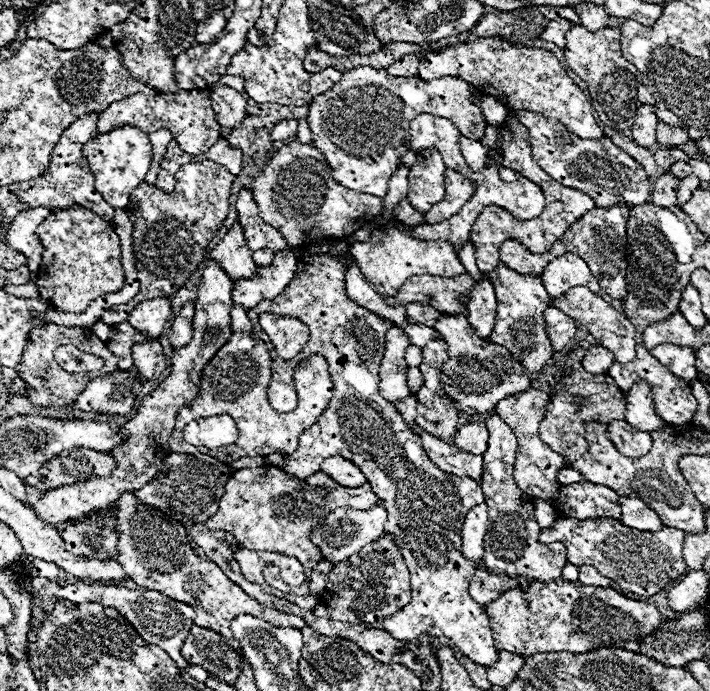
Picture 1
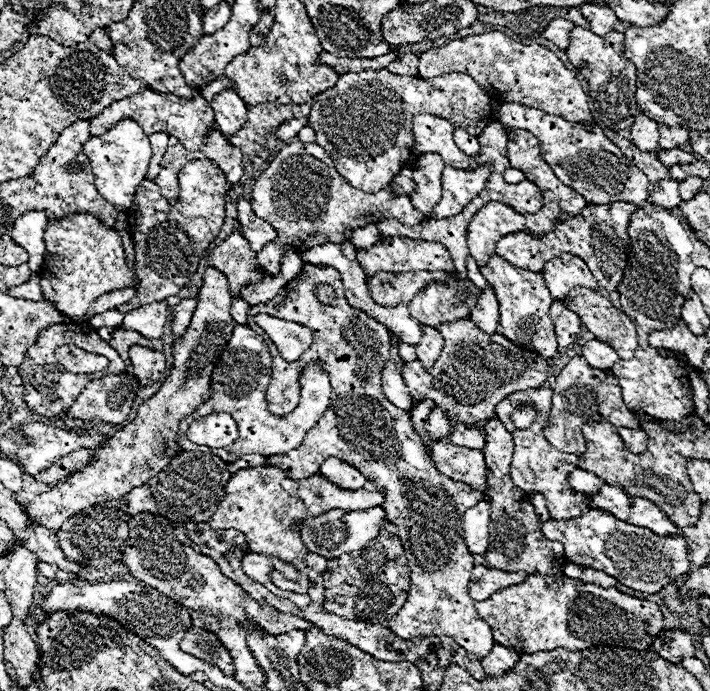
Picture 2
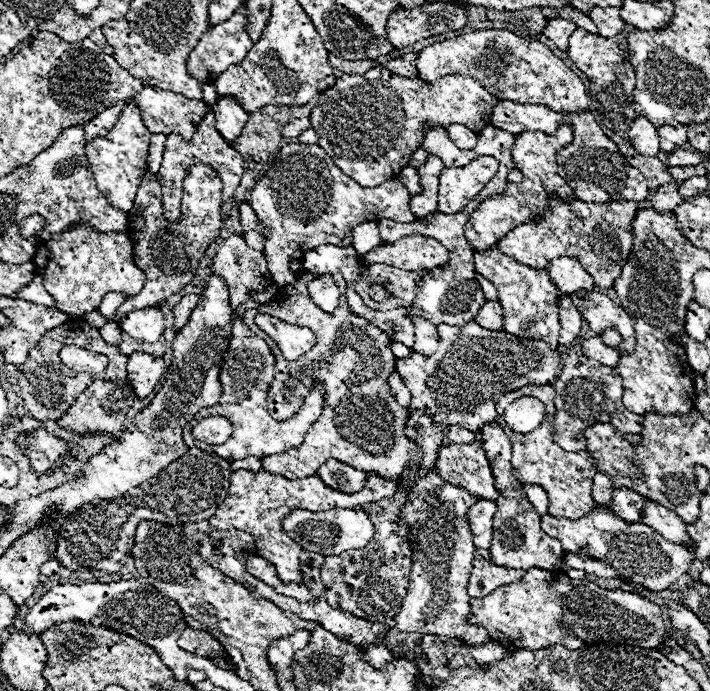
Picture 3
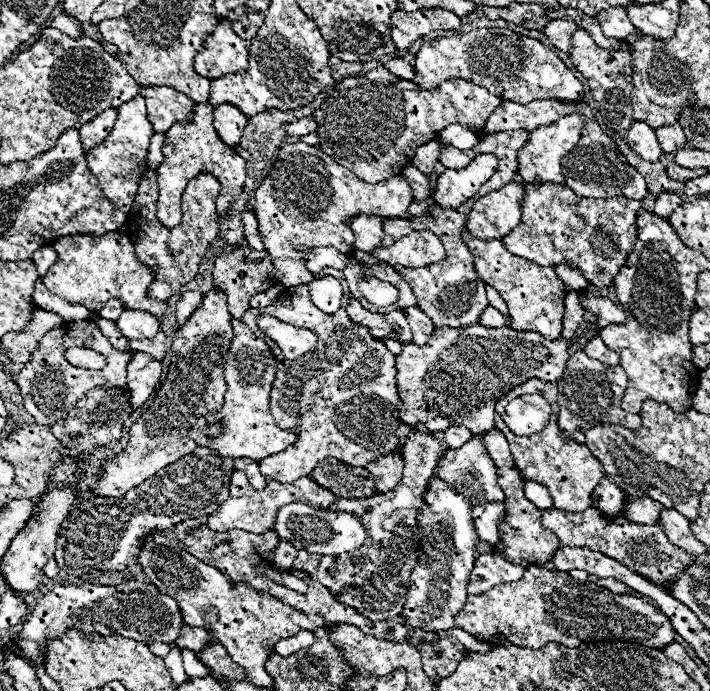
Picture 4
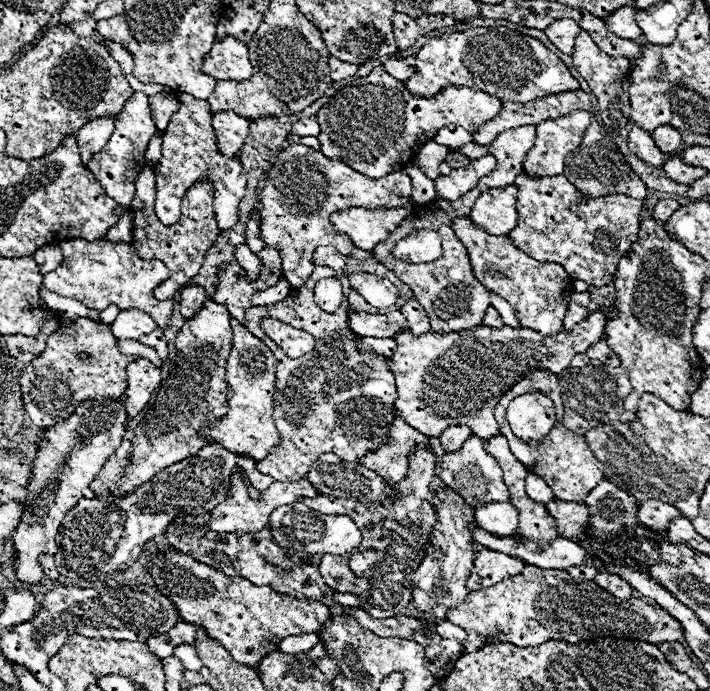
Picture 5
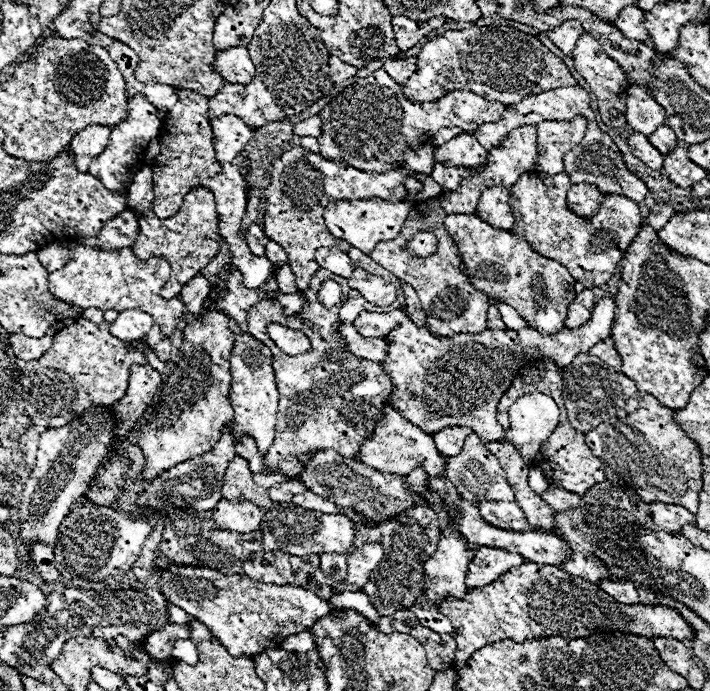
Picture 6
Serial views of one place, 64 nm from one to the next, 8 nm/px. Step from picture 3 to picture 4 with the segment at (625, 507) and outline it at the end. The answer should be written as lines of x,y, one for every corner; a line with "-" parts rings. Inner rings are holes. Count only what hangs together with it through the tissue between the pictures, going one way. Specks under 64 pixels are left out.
628,498
626,518
636,524
658,524
662,508
664,506
652,498

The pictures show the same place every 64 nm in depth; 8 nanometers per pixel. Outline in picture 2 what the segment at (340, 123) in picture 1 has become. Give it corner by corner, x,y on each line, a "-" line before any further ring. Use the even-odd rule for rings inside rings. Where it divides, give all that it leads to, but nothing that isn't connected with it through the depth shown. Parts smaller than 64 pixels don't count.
364,70
358,74
342,74
334,88
318,94
308,116
308,126
316,132
316,144
320,144
328,152
328,156
336,164
336,170
346,180
350,180
354,188
360,188
364,192
376,192
388,182
392,182
394,174
398,174
410,158
414,150
412,120
418,114
434,114
432,100
438,100
438,116
450,120
460,128
466,128
474,136
480,136
486,124
492,122
492,98
466,74
446,74
434,80
422,80
418,76
394,76
388,70

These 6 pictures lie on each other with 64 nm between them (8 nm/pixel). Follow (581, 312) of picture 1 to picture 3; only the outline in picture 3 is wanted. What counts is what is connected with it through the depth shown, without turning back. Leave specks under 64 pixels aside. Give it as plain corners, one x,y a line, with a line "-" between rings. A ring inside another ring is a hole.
578,290
572,294
576,308
582,312
584,320
590,324
590,330
600,334
606,328
614,328
622,334
624,344
618,352
632,352
634,350
634,326
630,316
624,312
622,306
616,306
606,294
594,290

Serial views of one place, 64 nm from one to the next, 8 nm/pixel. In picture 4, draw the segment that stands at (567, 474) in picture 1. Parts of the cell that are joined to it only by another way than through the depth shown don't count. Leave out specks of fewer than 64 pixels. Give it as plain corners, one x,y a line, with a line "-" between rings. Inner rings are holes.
604,476
598,482
598,488
594,488
594,492
590,496
590,502
592,502
590,506
598,508
602,512
602,516
618,518
618,516
622,516
624,498
626,498
626,494

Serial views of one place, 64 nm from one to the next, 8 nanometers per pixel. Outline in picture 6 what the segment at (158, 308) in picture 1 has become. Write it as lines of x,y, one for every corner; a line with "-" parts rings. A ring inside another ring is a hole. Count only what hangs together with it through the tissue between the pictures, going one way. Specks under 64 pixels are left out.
130,310
130,312
118,314
118,318
110,324
110,334
124,342
140,340
146,336
146,332
152,328
152,324
154,324
154,320
146,312

